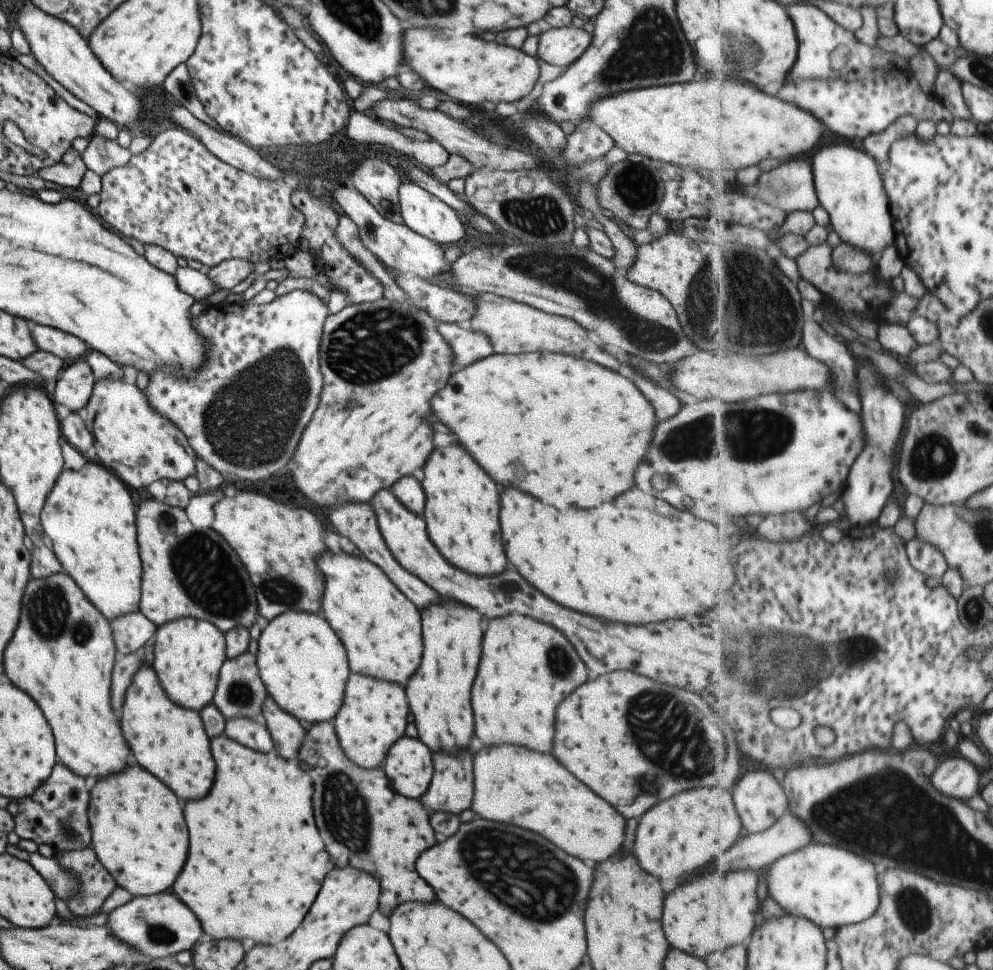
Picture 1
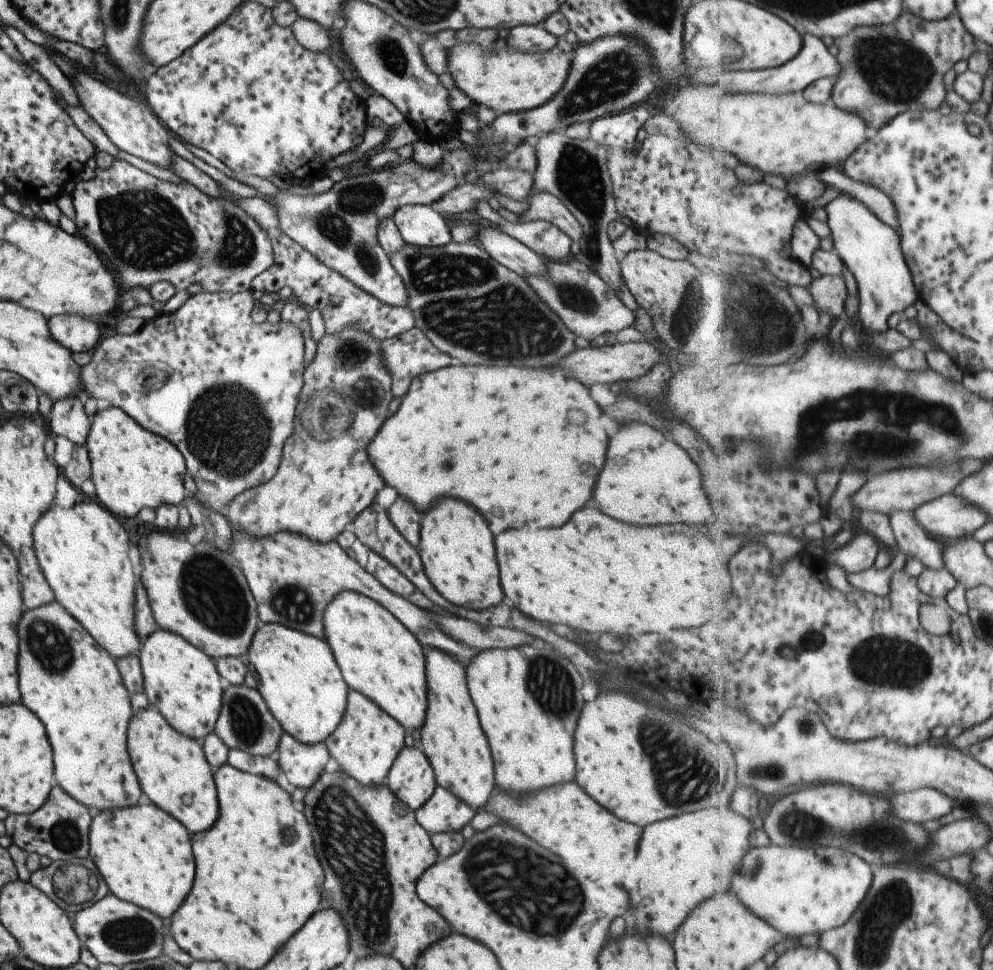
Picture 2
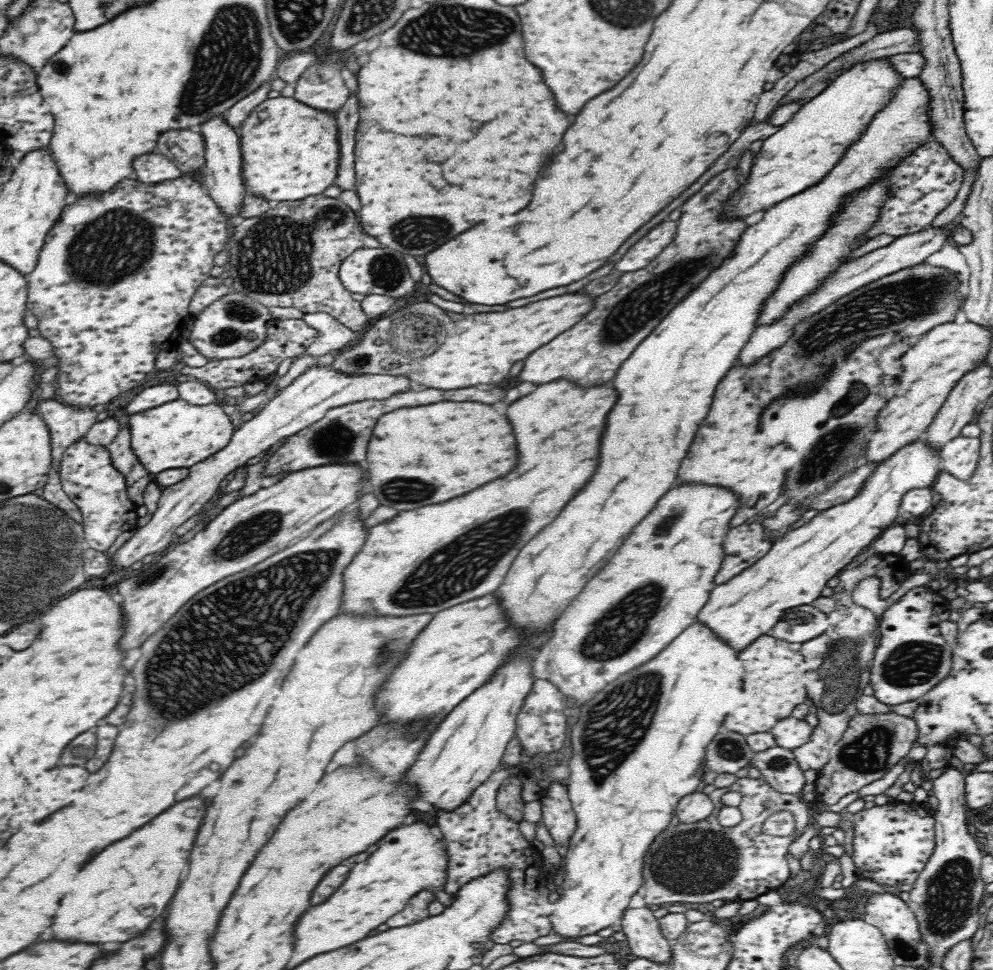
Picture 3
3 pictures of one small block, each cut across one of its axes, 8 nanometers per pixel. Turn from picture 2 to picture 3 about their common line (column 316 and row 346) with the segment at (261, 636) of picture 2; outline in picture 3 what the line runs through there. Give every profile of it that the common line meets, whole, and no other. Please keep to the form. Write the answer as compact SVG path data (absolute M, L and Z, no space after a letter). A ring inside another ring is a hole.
M919 77L906 79L896 90L893 99L868 125L867 131L844 153L840 162L818 184L807 188L796 196L770 207L758 224L750 225L735 248L734 254L726 259L695 291L677 304L656 328L632 351L632 356L620 366L614 388L620 398L616 408L608 414L608 424L602 440L602 456L596 476L578 492L576 498L560 512L560 516L532 538L514 560L504 584L498 588L502 604L508 608L517 628L523 632L546 630L564 612L564 609L580 594L580 590L617 553L620 544L628 538L632 528L656 506L658 498L672 488L678 466L686 458L692 438L698 426L710 411L713 397L720 381L734 366L734 360L754 332L754 322L760 314L762 300L766 300L782 278L782 272L798 260L812 240L818 240L828 230L832 214L842 208L846 194L860 190L881 176L884 168L898 164L902 156L913 152L930 140L928 106L930 95Z

